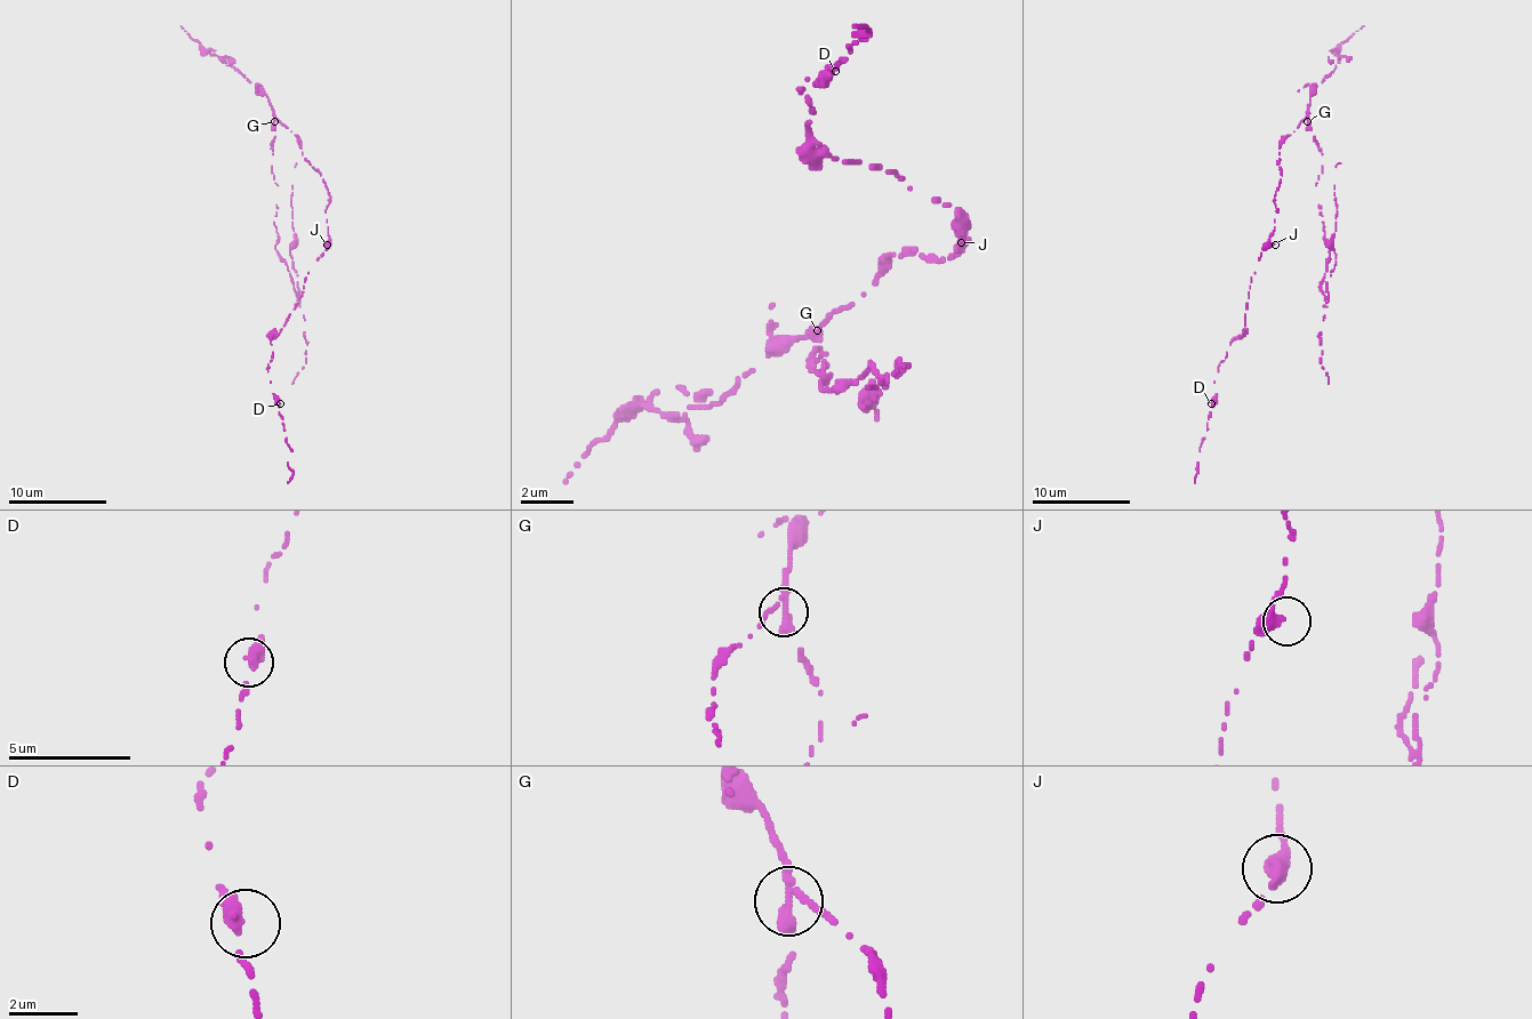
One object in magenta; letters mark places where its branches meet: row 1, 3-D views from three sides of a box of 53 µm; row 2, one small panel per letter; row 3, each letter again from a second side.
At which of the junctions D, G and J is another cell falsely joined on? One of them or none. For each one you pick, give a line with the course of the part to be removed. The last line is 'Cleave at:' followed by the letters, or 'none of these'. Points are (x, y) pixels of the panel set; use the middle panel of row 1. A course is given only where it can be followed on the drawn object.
Cleave at: G

